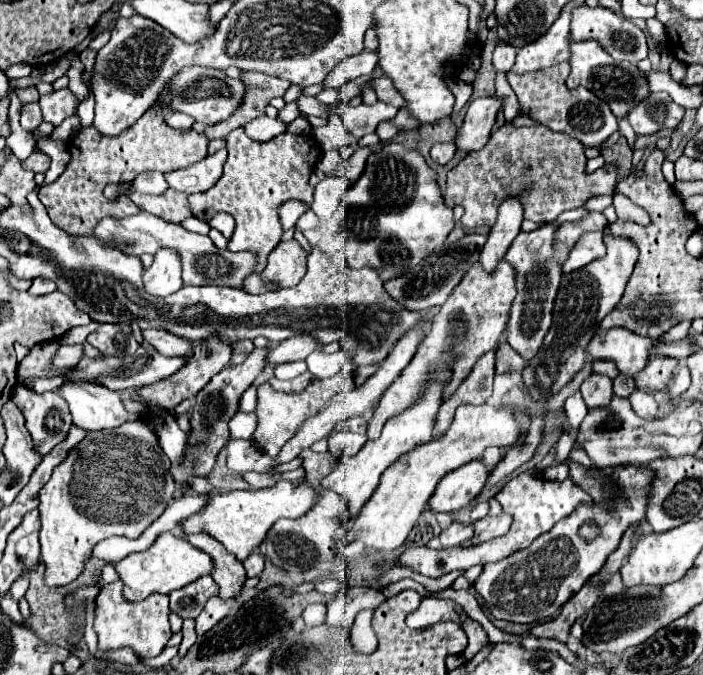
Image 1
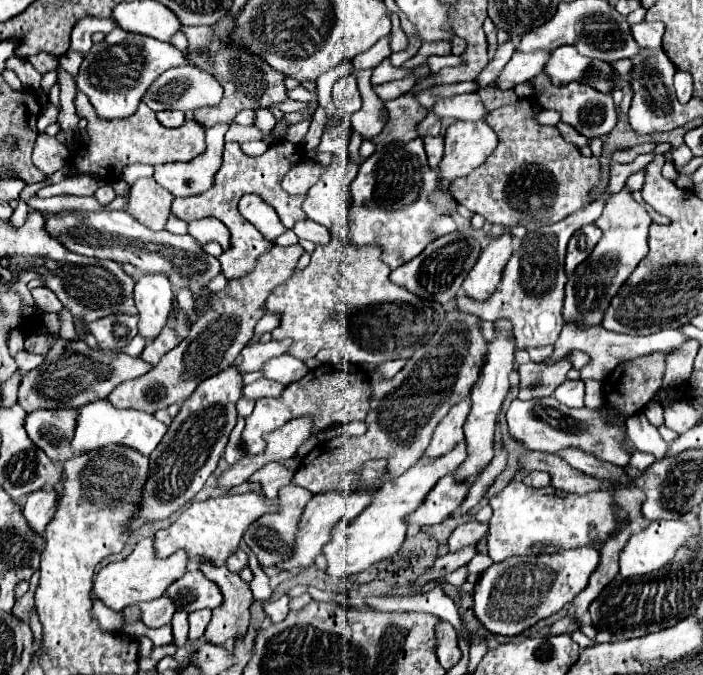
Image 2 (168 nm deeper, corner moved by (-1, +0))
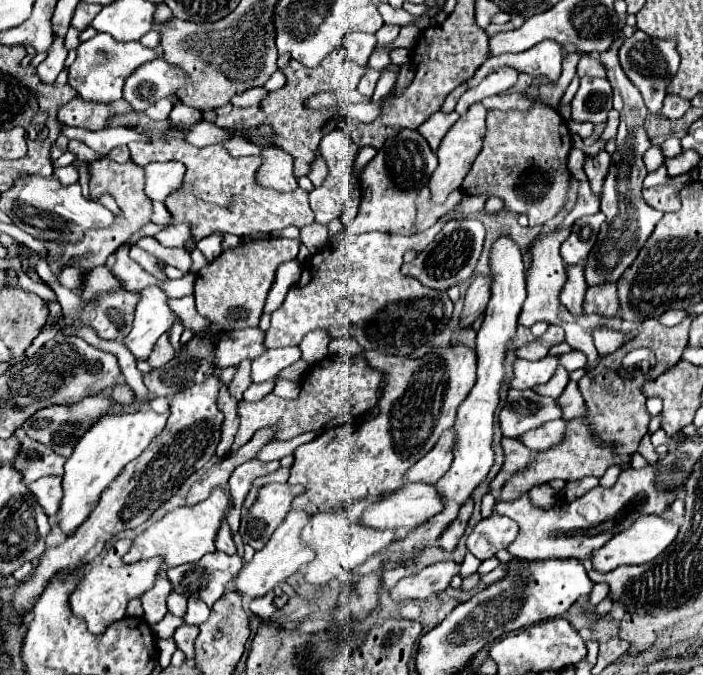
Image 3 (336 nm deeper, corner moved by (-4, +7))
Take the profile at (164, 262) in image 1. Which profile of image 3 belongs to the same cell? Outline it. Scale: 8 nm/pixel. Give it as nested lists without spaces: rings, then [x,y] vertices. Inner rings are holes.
[[[148,287],[140,295],[142,299],[136,307],[132,331],[124,337],[124,345],[136,361],[146,361],[158,337],[170,331],[174,315],[166,305],[168,297],[158,287]]]

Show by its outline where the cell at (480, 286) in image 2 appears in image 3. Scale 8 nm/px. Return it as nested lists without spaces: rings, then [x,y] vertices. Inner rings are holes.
[[[484,275],[472,279],[472,283],[466,291],[464,309],[460,315],[462,327],[472,325],[476,321],[476,317],[480,317],[486,311],[486,305],[490,301],[490,283],[492,283],[492,277],[484,277]]]

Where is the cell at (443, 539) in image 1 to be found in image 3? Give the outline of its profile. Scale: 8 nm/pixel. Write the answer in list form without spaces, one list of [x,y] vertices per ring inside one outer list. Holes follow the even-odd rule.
[[[494,513],[488,519],[482,519],[474,531],[470,533],[466,545],[468,551],[472,551],[478,559],[490,559],[496,555],[496,551],[506,549],[510,541],[518,535],[518,525],[510,521],[510,517]]]

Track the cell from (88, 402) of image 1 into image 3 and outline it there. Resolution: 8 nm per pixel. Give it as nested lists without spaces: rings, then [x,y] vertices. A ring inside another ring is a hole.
[[[150,409],[138,411],[134,415],[104,415],[86,431],[64,465],[64,497],[56,513],[56,525],[62,533],[72,535],[88,519],[92,507],[100,499],[100,493],[116,479],[124,465],[138,457],[146,445],[164,429],[166,419],[168,415],[160,415]]]

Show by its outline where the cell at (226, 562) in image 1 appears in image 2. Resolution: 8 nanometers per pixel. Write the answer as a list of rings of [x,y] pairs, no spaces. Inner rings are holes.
[[[203,560],[199,568],[223,594],[223,604],[213,610],[213,618],[207,626],[207,640],[213,644],[237,640],[249,626],[249,606],[253,602],[249,584],[243,582],[239,574],[229,572],[227,566],[215,566],[209,560]]]

